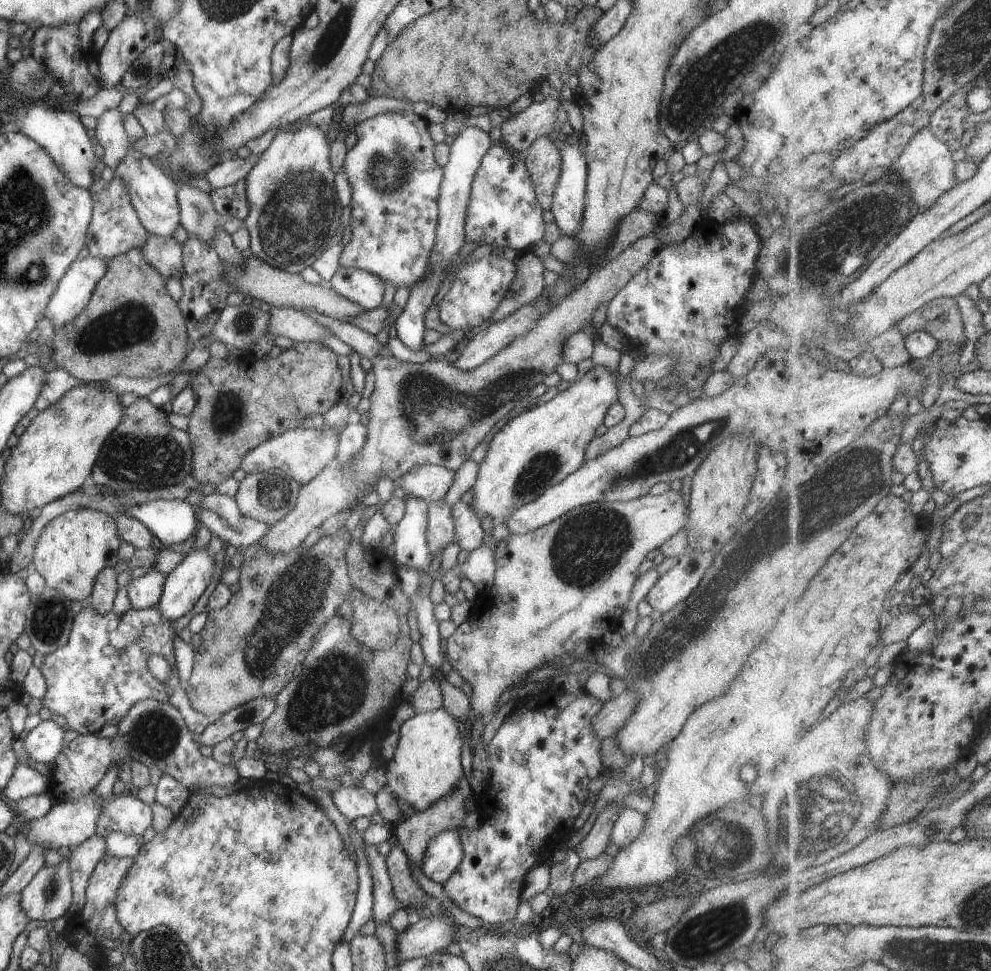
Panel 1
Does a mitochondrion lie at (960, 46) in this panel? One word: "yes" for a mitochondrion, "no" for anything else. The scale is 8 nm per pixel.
yes

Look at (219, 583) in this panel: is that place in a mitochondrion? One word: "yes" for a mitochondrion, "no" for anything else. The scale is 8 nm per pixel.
no

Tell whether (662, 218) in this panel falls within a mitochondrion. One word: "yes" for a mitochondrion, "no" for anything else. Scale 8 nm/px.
no

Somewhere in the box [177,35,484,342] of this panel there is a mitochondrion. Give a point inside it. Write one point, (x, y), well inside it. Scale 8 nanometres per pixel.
(298, 216)

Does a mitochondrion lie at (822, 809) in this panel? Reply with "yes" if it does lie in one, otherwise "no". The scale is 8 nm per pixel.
yes

